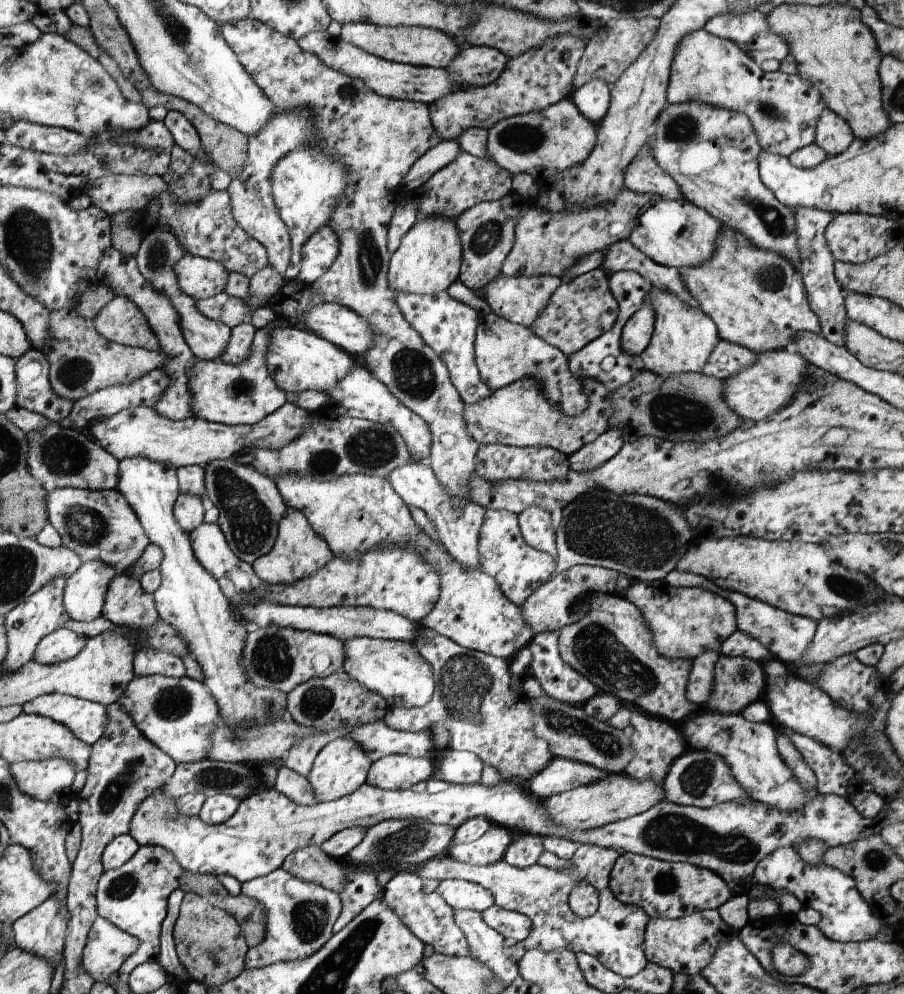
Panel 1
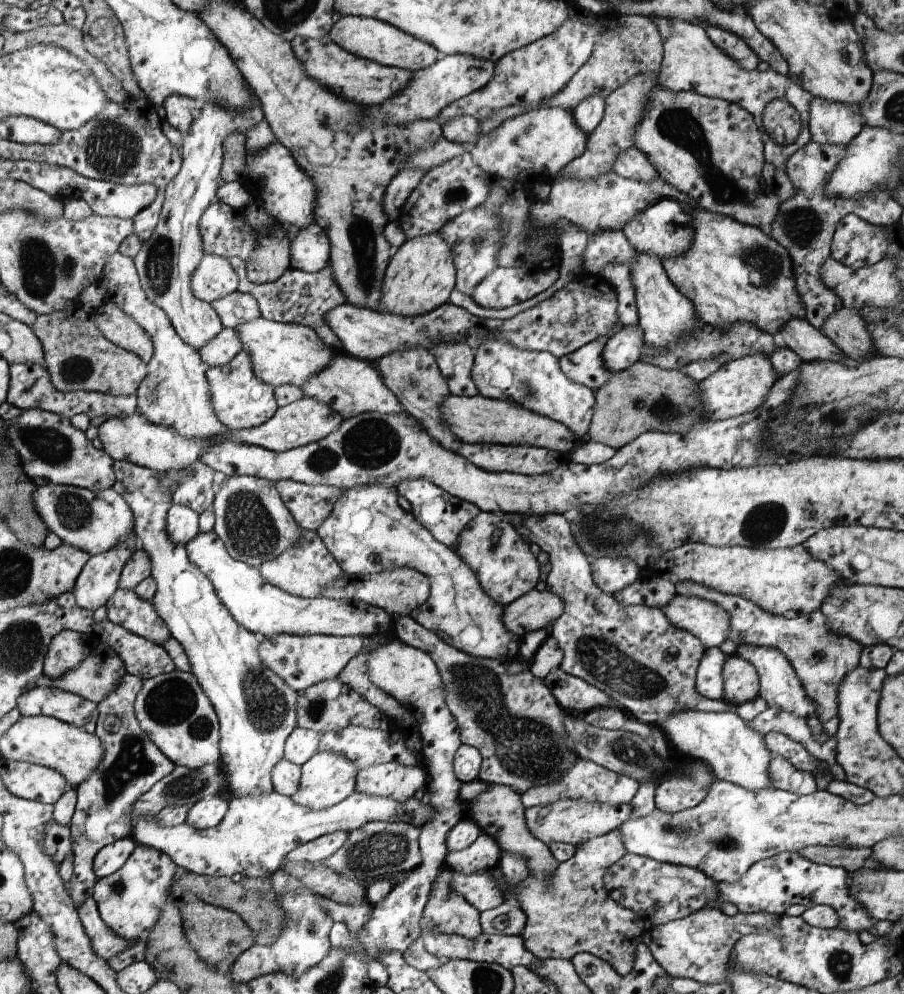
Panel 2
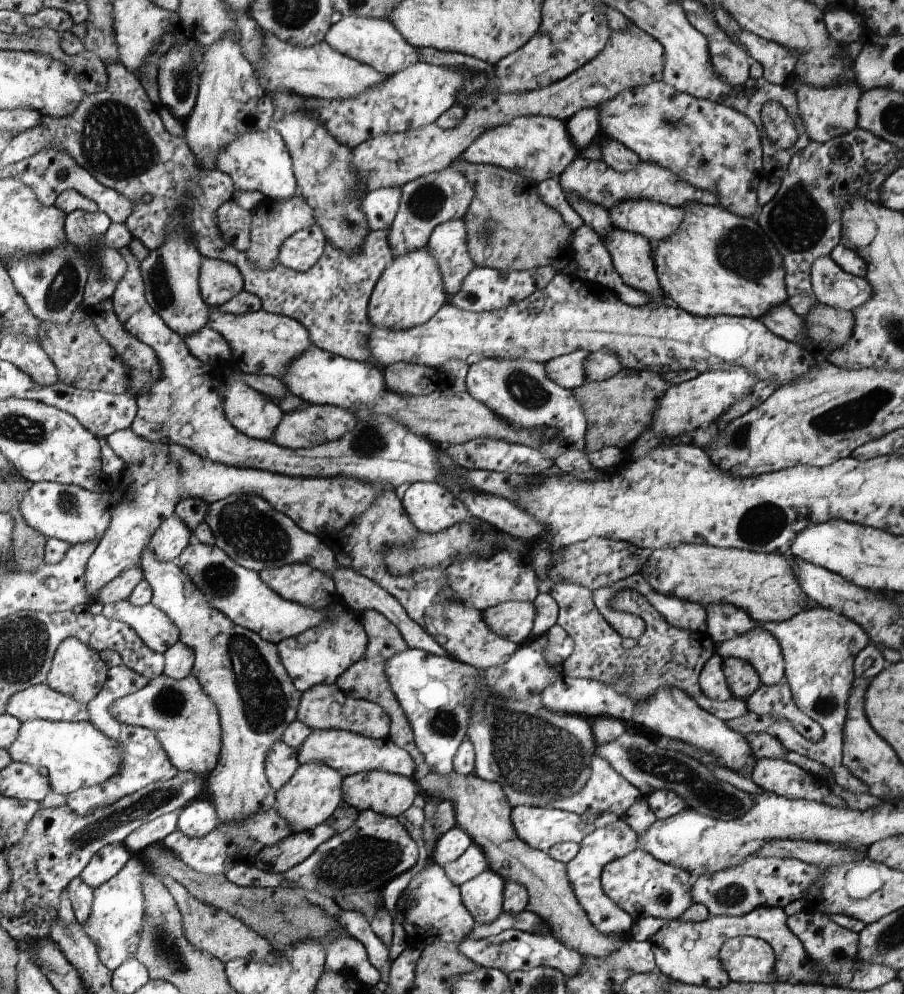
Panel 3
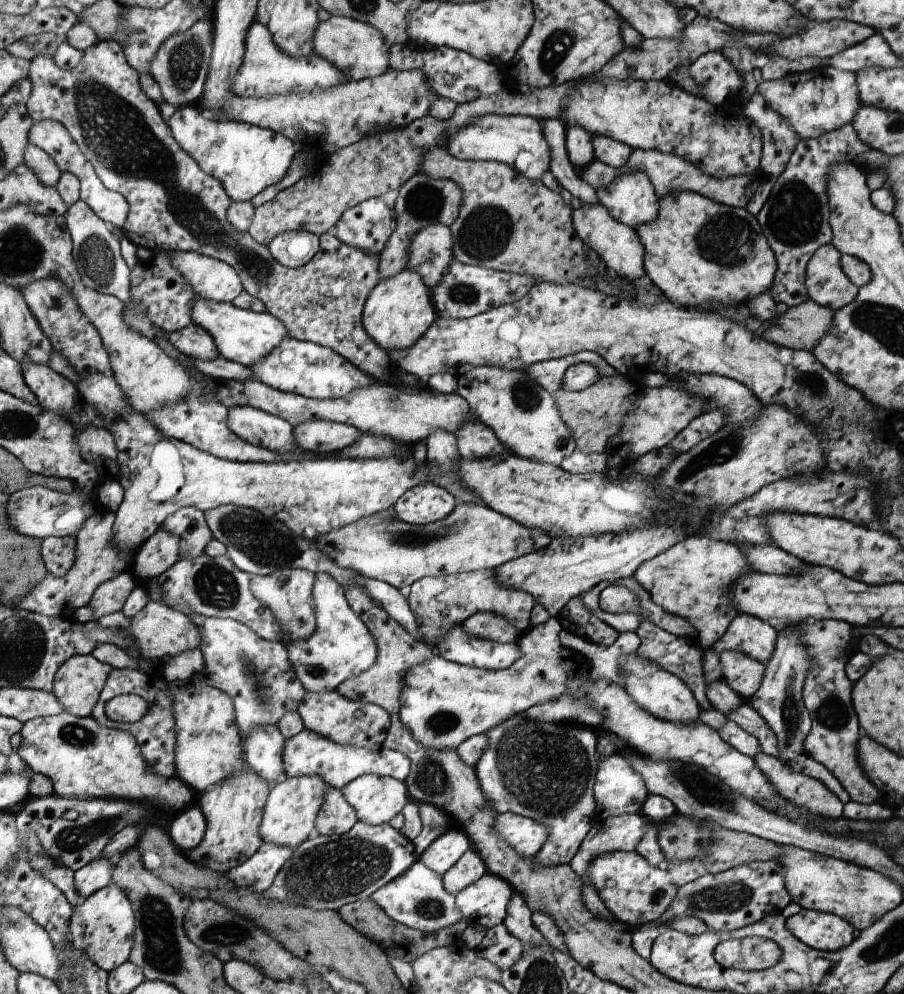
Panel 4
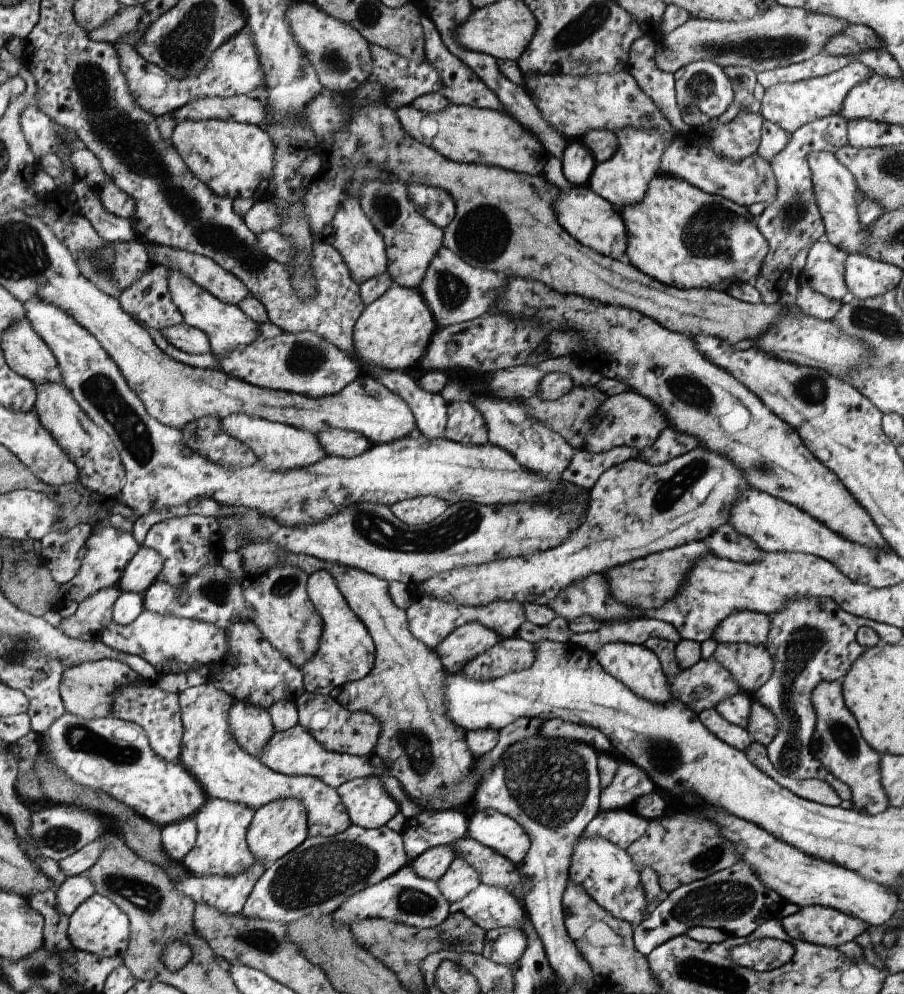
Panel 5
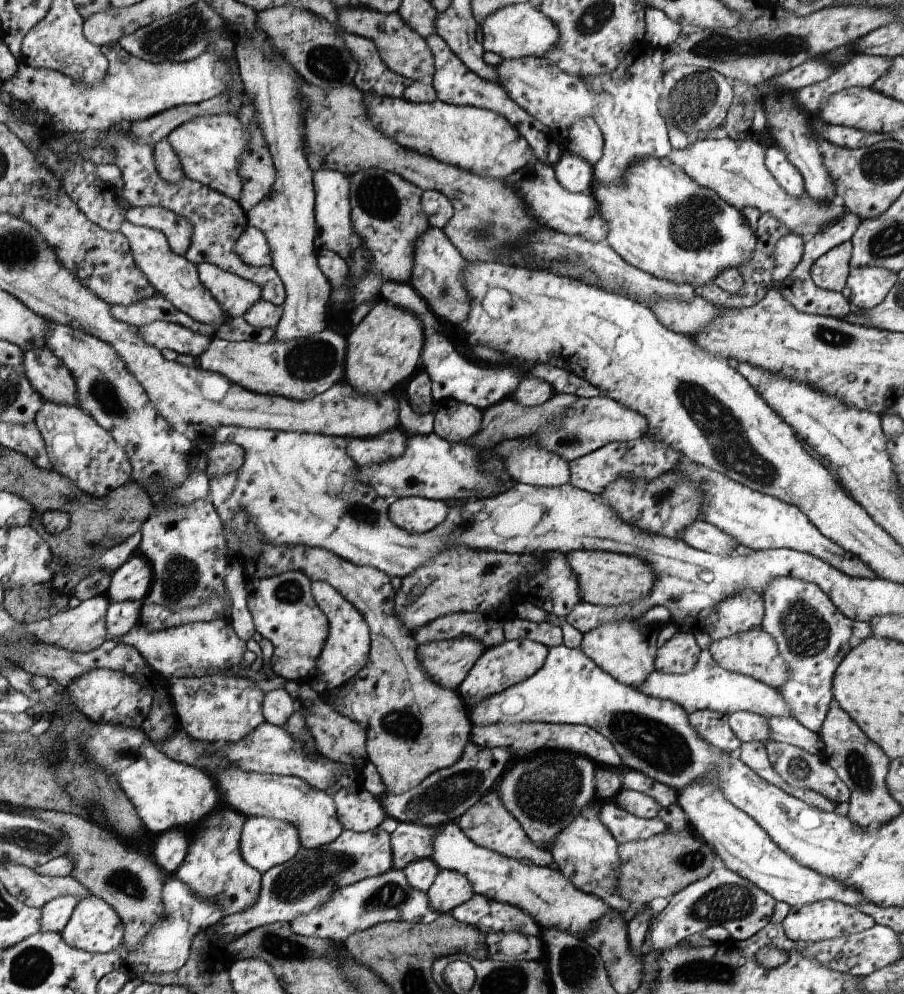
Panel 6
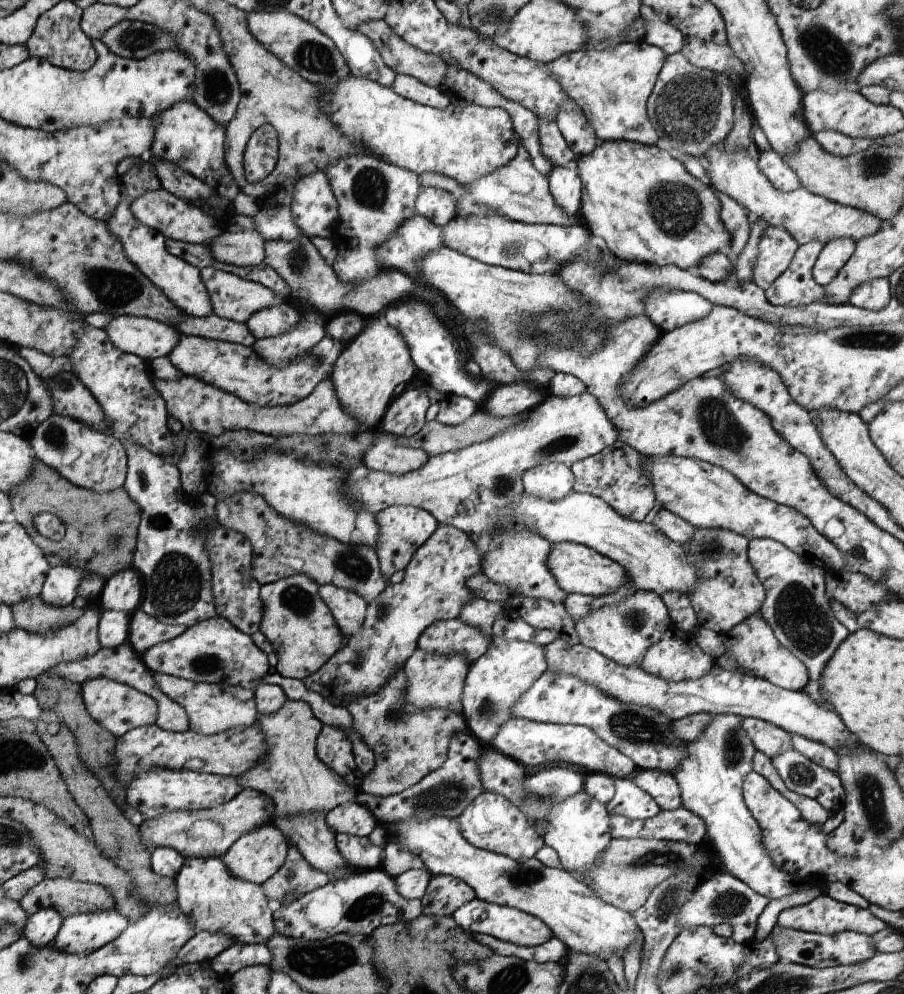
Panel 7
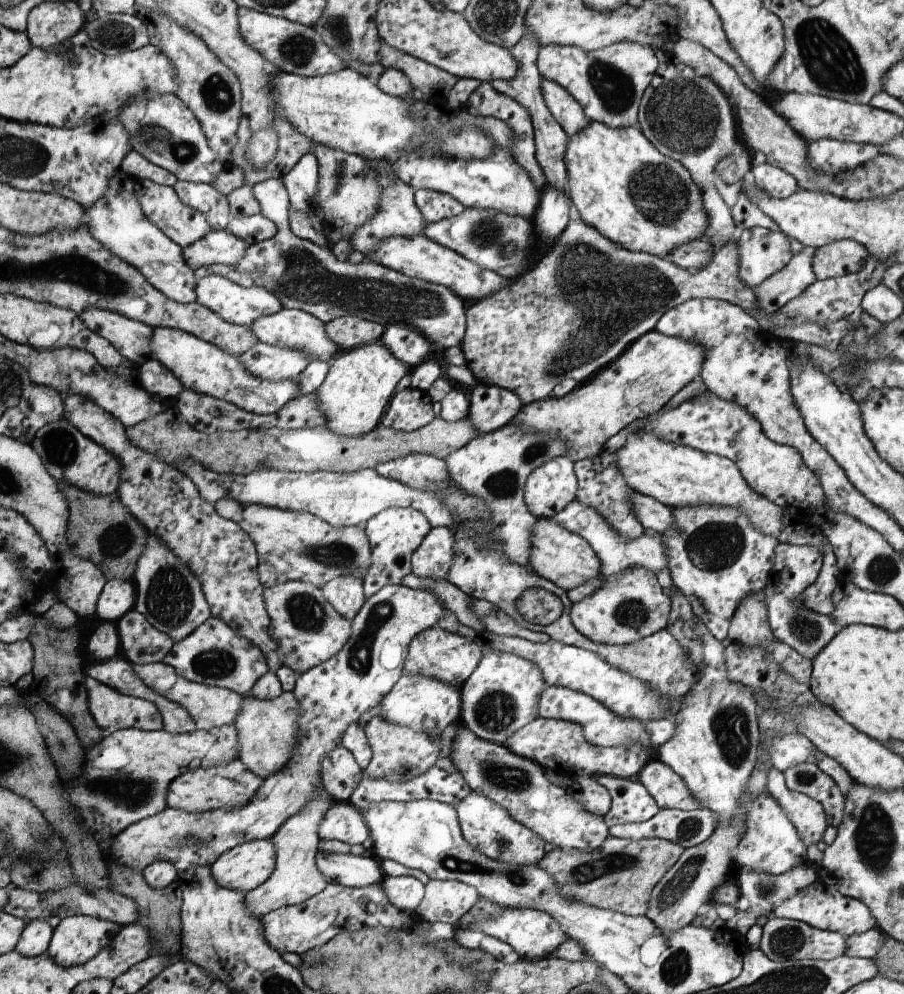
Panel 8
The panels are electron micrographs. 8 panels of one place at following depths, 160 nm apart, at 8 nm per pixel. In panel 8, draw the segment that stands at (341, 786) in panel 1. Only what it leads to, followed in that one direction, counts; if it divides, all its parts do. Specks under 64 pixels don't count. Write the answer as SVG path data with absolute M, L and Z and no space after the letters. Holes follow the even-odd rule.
M261 839L234 846L209 867L217 886L248 893L268 880L275 868L275 860L272 842Z

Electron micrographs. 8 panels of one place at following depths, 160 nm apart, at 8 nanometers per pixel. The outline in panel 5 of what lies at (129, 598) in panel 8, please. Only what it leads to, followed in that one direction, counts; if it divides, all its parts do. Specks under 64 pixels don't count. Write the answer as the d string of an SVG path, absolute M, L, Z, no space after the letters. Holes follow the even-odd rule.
M140 544L136 555L125 566L117 586L122 593L142 594L159 578L163 565L163 556L157 550Z

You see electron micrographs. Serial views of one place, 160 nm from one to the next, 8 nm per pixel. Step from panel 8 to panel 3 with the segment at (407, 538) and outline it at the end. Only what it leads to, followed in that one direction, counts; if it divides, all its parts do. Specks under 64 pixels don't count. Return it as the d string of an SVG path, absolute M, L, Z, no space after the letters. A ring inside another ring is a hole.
M414 482L400 501L417 532L435 534L469 516L464 503L437 482Z

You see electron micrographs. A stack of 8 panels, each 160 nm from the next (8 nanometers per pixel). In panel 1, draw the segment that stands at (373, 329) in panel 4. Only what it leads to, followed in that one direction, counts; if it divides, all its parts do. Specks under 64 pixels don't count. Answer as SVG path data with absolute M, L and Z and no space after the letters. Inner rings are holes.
M419 216L401 237L395 252L391 252L388 265L387 283L397 293L412 295L430 295L441 293L457 281L460 264L463 260L459 231L454 220L443 217Z

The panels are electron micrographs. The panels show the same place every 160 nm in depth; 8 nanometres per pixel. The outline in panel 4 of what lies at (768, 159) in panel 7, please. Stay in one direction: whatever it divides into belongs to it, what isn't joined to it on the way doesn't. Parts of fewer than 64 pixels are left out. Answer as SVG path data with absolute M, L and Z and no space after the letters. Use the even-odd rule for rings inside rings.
M843 124L841 128L829 130L819 138L799 139L783 170L772 178L770 193L756 214L756 222L775 257L776 269L767 290L775 304L790 307L808 300L804 286L806 264L819 246L830 244L832 236L828 224L829 204L825 196L829 168L837 162L847 162L863 174L871 174L876 169L869 168L861 156L867 150L871 150L871 146L857 138L853 126Z

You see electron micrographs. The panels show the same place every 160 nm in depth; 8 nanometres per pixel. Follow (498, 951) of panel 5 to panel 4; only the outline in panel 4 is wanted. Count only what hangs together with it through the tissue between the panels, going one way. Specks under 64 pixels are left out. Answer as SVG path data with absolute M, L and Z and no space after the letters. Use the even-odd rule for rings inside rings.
M501 923L485 930L475 951L503 971L519 960L522 944L518 938L509 934L505 925Z

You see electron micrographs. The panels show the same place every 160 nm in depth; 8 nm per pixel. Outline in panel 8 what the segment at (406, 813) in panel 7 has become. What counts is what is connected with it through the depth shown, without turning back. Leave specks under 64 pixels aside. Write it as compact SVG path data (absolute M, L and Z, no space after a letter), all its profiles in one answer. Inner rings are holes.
M455 723L448 725L441 733L440 754L431 768L425 770L424 773L418 774L415 778L405 782L389 782L385 779L376 779L373 777L362 776L355 788L352 790L351 796L347 803L355 808L364 809L368 804L378 803L379 801L412 801L412 800L434 800L451 805L455 808L456 804L471 792L467 783L464 781L462 774L453 766L450 759L450 748L454 741L456 733Z

